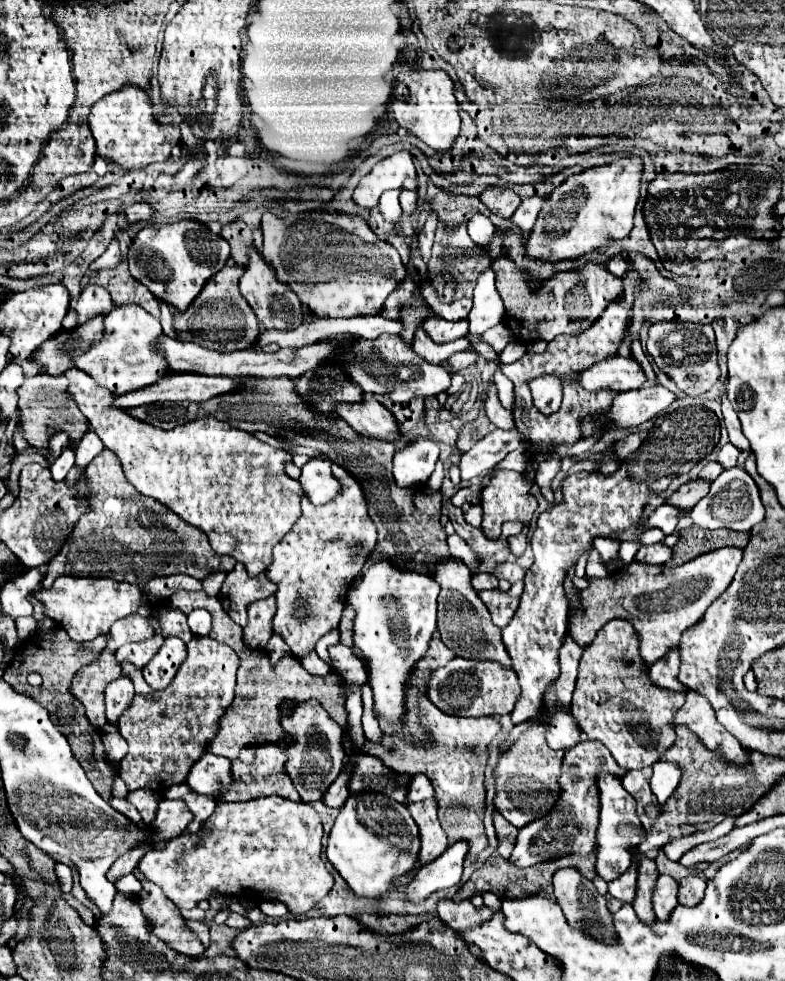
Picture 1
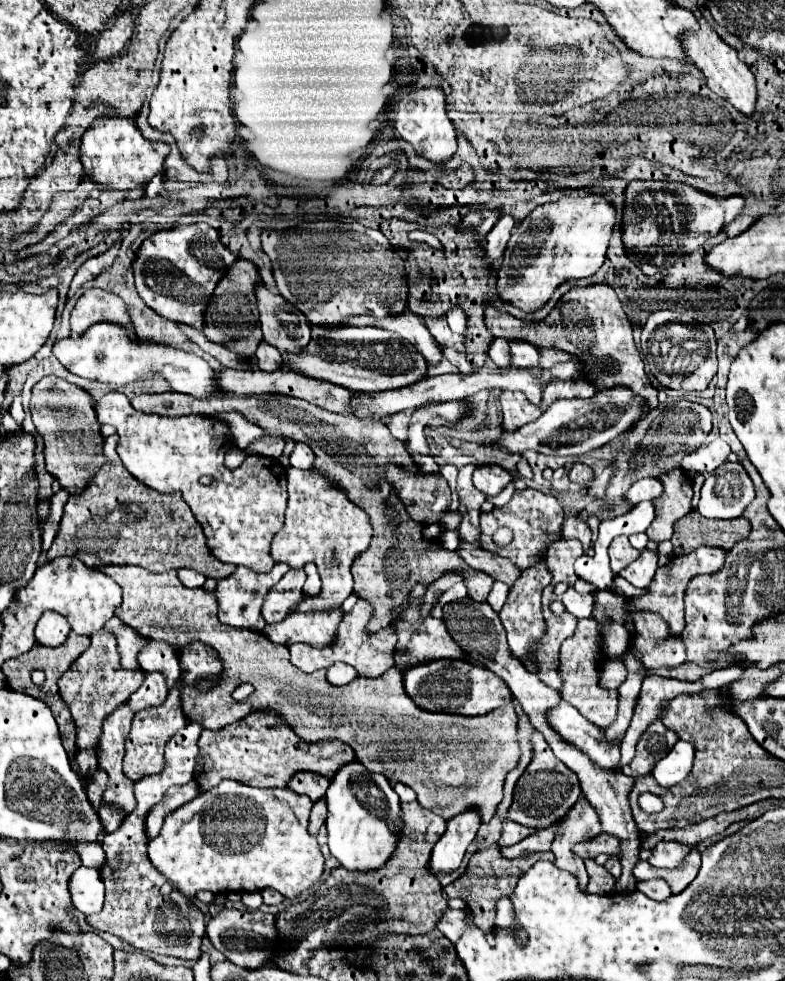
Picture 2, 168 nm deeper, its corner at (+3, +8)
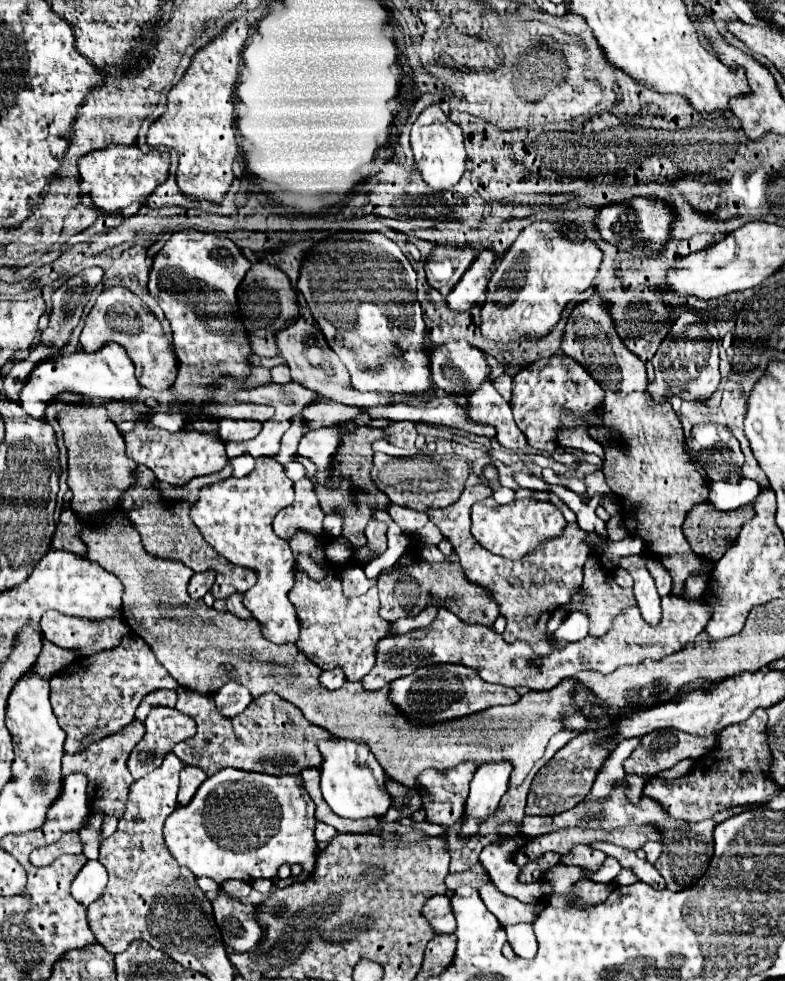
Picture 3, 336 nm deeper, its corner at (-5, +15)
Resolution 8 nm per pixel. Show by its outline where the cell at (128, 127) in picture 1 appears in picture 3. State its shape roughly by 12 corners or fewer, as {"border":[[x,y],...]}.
{"border":[[110,144],[78,160],[82,196],[102,212],[166,182],[168,152]]}

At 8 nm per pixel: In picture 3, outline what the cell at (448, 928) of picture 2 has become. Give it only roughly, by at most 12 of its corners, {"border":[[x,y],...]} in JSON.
{"border":[[434,896],[424,906],[424,916],[436,934],[456,928],[448,896]]}

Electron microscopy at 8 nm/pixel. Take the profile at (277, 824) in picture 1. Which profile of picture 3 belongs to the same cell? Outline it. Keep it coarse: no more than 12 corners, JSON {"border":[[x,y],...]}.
{"border":[[236,768],[168,816],[180,866],[218,884],[314,872],[300,776]]}

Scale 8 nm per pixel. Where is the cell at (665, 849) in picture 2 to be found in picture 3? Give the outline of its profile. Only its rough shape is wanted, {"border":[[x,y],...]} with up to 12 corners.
{"border":[[662,842],[642,846],[646,860],[654,864],[662,854]]}

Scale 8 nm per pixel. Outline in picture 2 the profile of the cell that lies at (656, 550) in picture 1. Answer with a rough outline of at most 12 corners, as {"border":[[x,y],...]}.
{"border":[[644,549],[634,563],[618,575],[634,587],[650,585],[658,561]]}

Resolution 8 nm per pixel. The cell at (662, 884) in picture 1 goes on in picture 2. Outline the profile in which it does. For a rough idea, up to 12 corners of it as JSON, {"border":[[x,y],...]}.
{"border":[[662,879],[638,883],[636,889],[654,901],[670,897]]}

